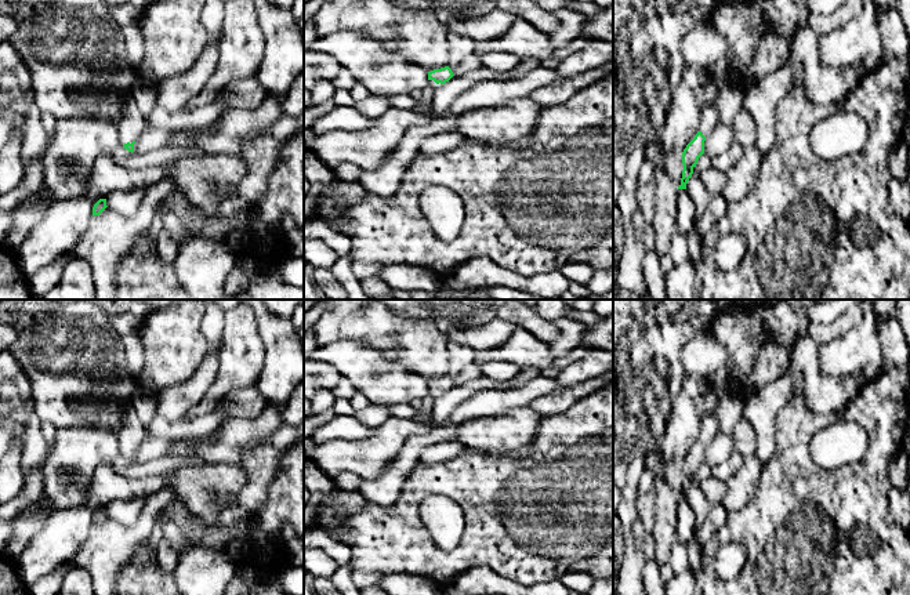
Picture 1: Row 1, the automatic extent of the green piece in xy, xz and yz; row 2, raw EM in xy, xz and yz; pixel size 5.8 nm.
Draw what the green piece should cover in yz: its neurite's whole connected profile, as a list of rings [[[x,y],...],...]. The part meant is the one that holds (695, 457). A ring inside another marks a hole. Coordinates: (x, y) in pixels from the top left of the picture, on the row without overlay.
[[[715,409],[701,420],[699,440],[682,461],[682,487],[678,498],[686,498],[699,467],[704,462],[706,446],[719,433]]]

